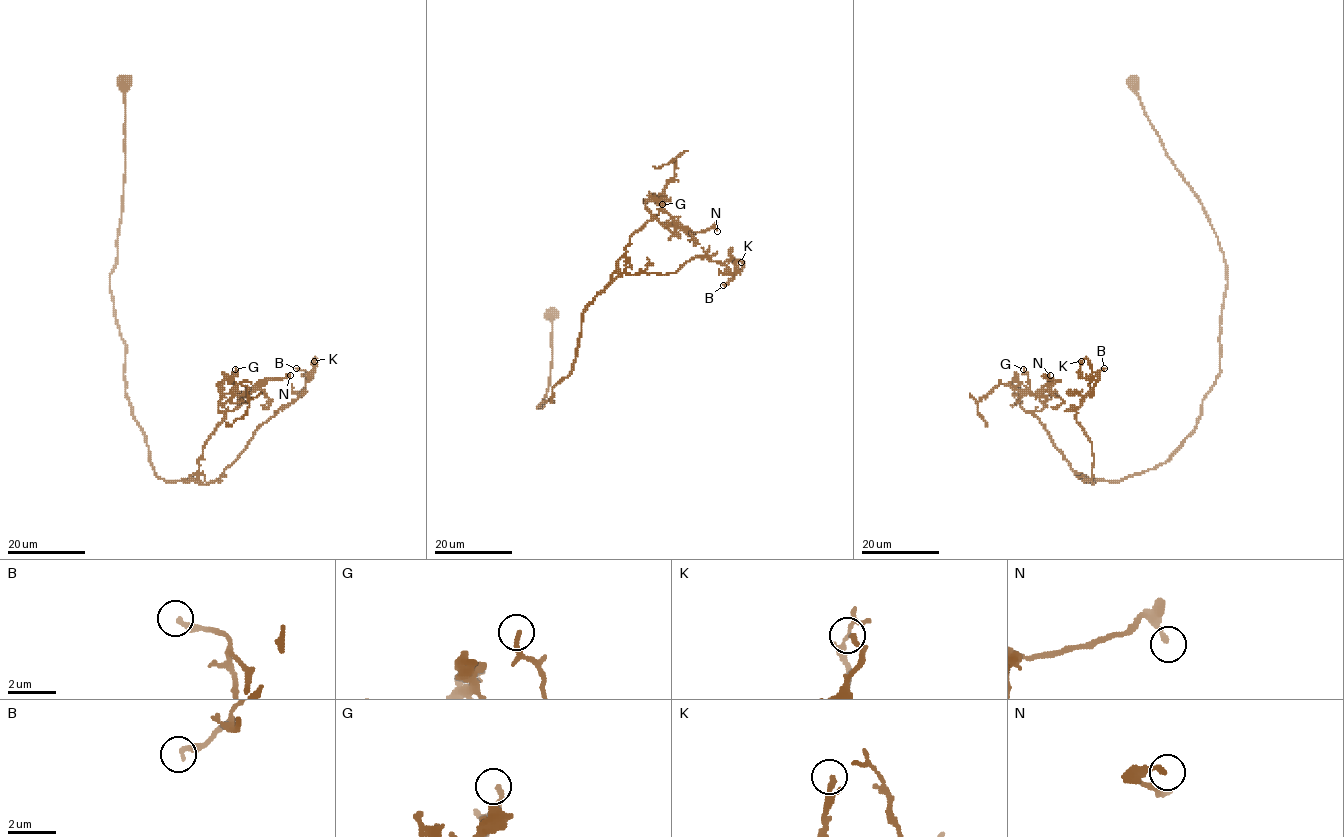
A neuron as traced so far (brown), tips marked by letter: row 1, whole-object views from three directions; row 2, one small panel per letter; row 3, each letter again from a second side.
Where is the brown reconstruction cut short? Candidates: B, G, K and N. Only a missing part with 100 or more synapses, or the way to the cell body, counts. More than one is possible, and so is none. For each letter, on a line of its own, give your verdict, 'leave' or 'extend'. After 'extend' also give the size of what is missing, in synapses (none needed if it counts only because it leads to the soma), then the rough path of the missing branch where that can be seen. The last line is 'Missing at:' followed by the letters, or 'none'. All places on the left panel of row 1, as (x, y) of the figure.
B: leave
G: leave
K: leave
N: leave
Missing at: none

